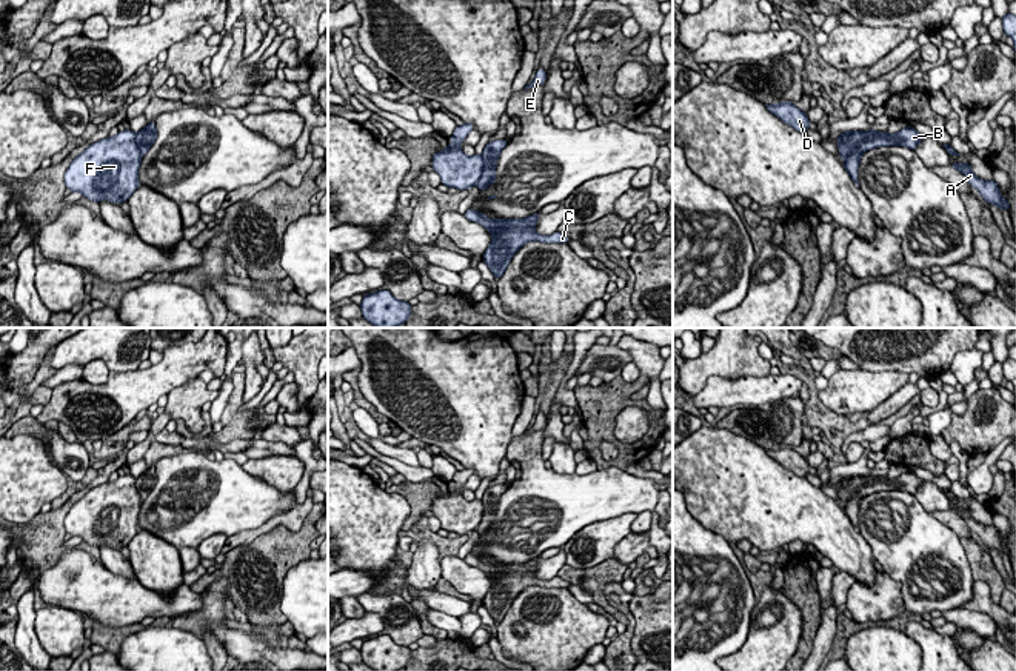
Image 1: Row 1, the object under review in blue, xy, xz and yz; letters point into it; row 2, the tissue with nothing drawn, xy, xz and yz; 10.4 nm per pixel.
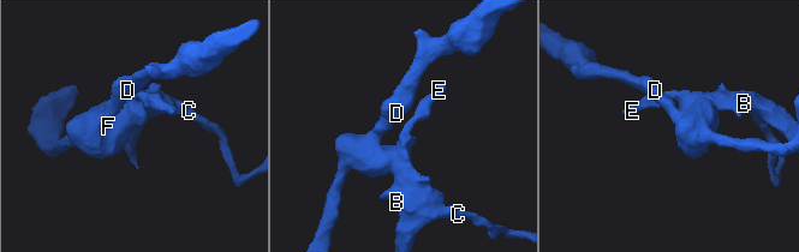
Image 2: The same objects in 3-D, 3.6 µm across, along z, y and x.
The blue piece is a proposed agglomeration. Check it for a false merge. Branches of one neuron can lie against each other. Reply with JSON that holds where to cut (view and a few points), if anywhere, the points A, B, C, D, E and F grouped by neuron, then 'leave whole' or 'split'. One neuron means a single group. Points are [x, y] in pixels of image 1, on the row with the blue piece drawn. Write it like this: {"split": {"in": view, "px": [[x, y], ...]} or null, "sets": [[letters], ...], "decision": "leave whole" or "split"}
{"split": {"in": "xz", "px": [[482, 156], [482, 176], [476, 183]]}, "sets": [["A", "B", "C", "E"], ["D", "F"]], "decision": "split"}

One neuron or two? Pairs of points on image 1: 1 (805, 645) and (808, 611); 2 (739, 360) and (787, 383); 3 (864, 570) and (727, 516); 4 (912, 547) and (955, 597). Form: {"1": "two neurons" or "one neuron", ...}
{"1": "one neuron", "2": "two neurons", "3": "one neuron", "4": "one neuron"}

